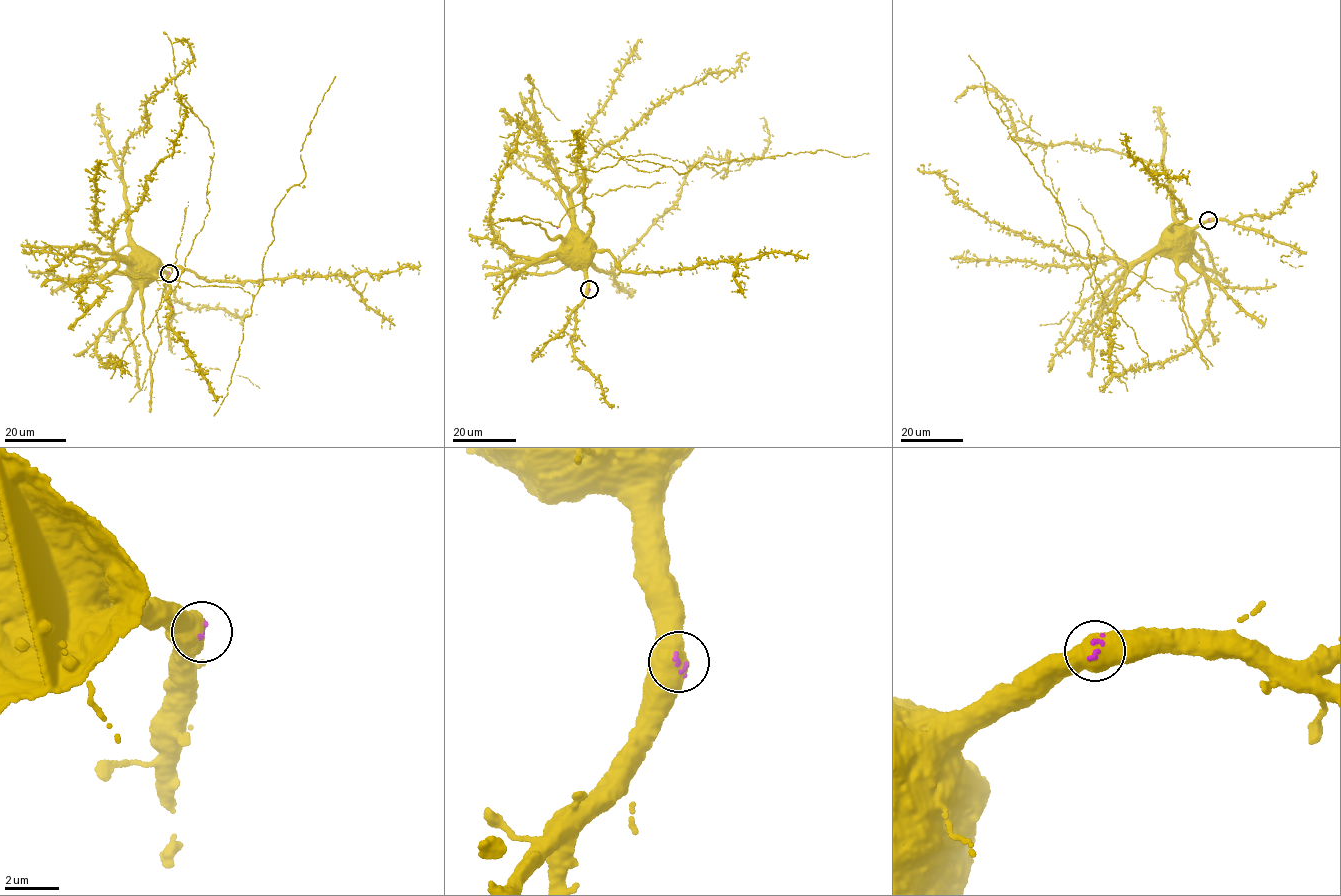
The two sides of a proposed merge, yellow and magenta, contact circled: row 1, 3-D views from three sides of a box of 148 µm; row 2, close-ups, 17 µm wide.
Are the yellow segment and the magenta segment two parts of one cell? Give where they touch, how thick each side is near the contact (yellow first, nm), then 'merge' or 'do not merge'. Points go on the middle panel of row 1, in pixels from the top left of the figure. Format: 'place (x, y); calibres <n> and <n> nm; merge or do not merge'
place (589, 289); calibres 600 and 170 nm; merge

